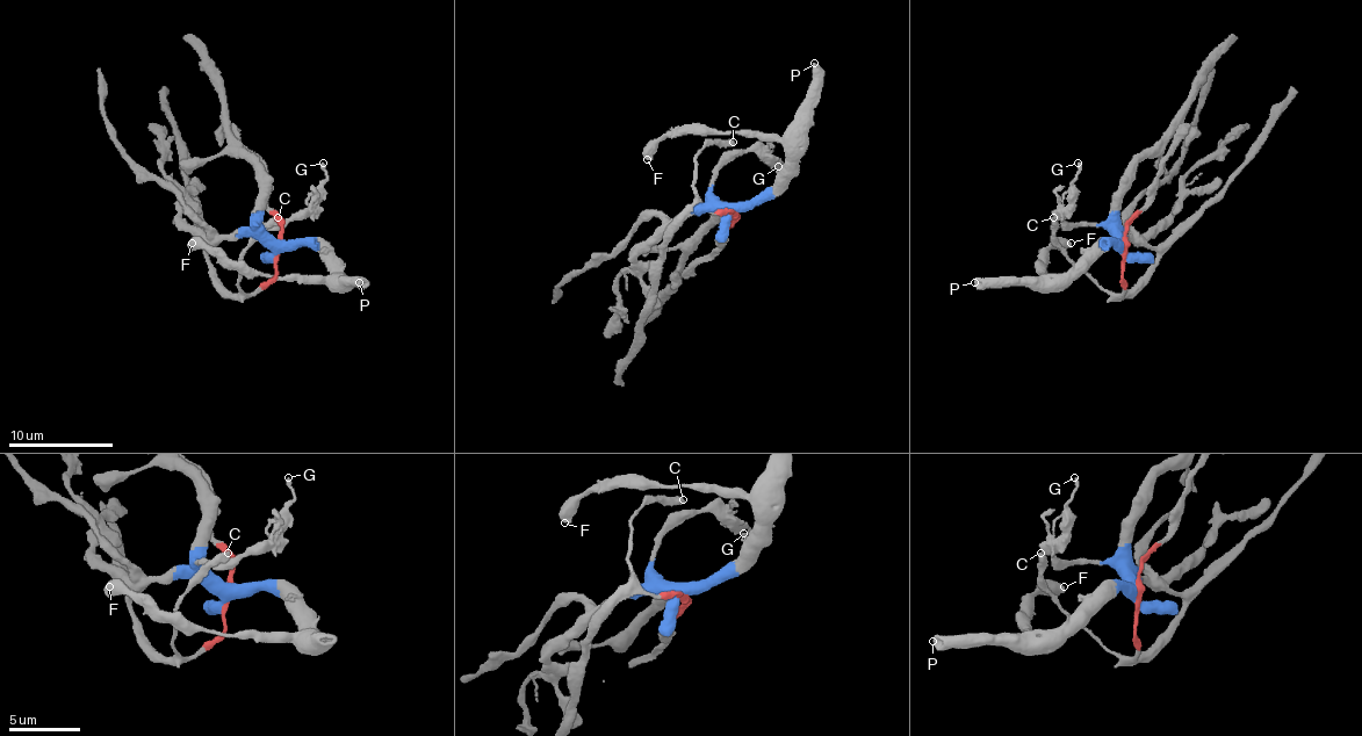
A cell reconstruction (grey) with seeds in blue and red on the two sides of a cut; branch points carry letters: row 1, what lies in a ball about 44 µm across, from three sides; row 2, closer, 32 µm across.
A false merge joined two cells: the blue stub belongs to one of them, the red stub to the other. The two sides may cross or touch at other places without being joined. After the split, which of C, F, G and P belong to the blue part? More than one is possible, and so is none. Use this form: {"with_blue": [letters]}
{"with_blue": ["F", "G", "P"]}

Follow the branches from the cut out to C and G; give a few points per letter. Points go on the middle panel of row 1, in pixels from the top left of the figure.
C: (734, 211), (710, 211), (703, 207), (694, 188), (694, 157), (710, 144), (734, 141)
G: (734, 211), (713, 194), (713, 175), (739, 154), (755, 151), (763, 159), (780, 165), (778, 167)

